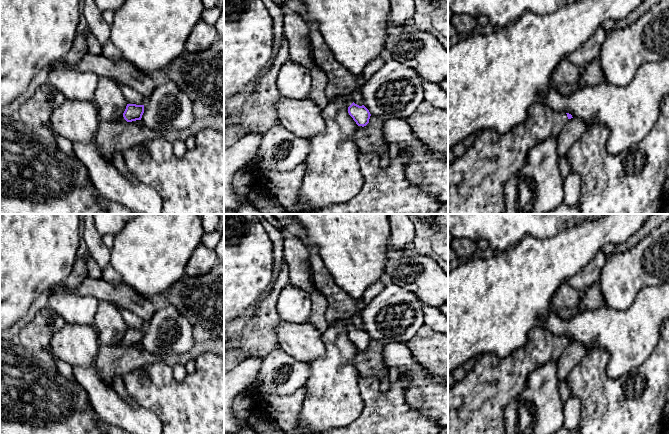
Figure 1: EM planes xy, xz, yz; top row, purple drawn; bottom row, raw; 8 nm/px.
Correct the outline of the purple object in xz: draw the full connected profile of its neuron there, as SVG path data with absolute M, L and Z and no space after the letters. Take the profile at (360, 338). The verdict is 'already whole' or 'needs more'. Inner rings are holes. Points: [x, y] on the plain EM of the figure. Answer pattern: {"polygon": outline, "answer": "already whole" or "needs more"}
{"polygon": "M309 248L309 266L315 289L327 300L325 316L328 325L345 322L349 339L358 350L366 350L371 340L369 334L364 329L355 328L351 323L351 318L359 314L366 306L363 298L356 300L335 284L317 248Z", "answer": "needs more"}

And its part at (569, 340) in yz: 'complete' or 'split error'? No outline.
split error

